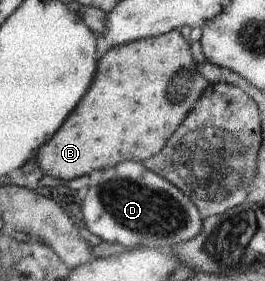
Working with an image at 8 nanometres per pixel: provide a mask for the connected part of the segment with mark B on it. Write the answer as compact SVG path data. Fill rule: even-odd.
M179 30L114 47L98 60L97 67L90 91L82 97L82 101L68 115L66 121L62 122L62 127L52 139L37 151L34 160L47 176L70 181L89 175L94 169L100 172L104 167L114 167L124 159L144 162L158 155L158 151L162 151L170 136L174 135L186 115L202 97L203 91L211 84L198 73L190 44L180 35Z

